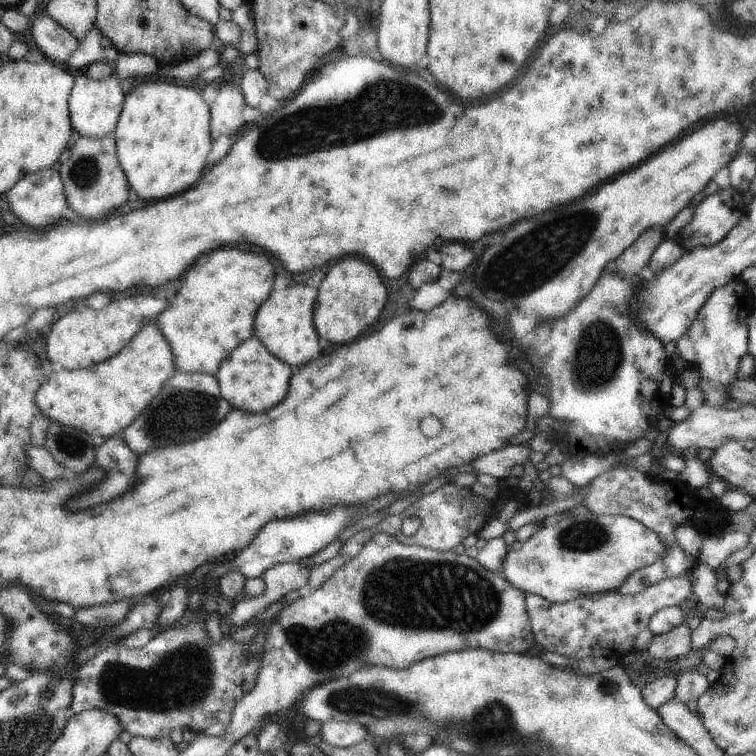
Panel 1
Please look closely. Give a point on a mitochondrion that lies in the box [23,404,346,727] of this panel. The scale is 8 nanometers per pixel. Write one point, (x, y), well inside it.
(183, 680)

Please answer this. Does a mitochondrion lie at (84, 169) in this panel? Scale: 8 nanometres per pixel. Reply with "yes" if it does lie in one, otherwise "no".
yes

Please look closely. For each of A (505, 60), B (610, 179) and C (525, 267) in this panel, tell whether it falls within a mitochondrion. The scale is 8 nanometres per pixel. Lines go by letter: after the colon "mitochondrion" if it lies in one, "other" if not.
A: mitochondrion
B: other
C: mitochondrion

